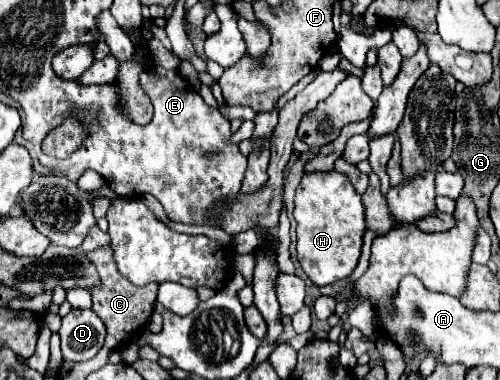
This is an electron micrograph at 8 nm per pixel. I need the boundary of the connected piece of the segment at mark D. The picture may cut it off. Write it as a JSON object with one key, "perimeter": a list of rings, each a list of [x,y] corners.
{"perimeter":[[[72,309],[60,327],[64,361],[82,363],[92,359],[104,345],[106,327],[92,309]]]}

